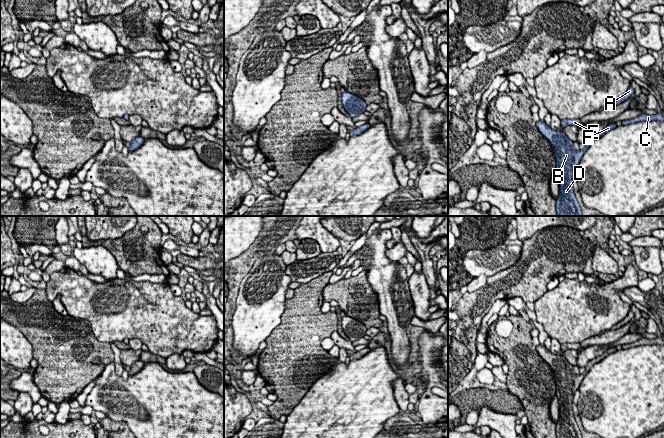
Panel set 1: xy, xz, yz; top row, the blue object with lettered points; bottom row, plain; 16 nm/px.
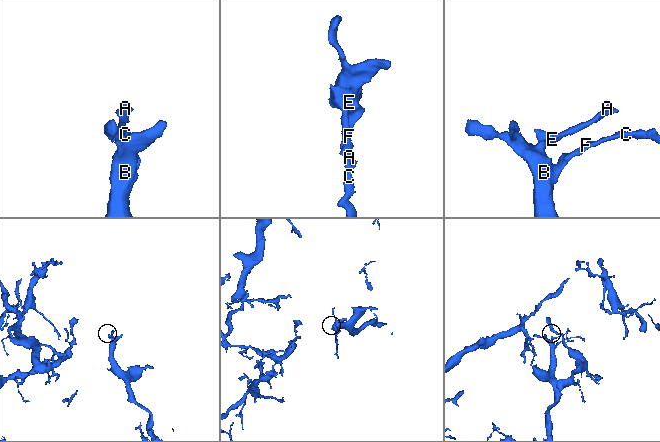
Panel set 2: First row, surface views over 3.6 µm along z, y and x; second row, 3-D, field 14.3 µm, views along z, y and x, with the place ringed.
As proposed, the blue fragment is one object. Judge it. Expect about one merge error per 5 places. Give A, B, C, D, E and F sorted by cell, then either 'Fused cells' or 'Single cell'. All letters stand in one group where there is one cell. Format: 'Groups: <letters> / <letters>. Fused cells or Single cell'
Groups: A B C D E F. Single cell

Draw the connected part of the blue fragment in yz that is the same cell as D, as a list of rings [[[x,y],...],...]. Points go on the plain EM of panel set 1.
[[[541,344],[536,347],[536,351],[550,365],[555,377],[556,396],[560,404],[560,415],[558,423],[556,424],[557,438],[582,438],[572,409],[574,394],[579,390],[583,378],[591,367],[617,350],[610,348],[602,355],[592,359],[585,366],[585,371],[579,375],[575,374],[573,366],[568,363],[563,355],[552,354]]]

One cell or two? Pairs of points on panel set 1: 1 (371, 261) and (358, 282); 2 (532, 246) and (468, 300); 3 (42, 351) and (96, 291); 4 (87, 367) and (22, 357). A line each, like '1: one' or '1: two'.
1: two
2: one
3: two
4: two

